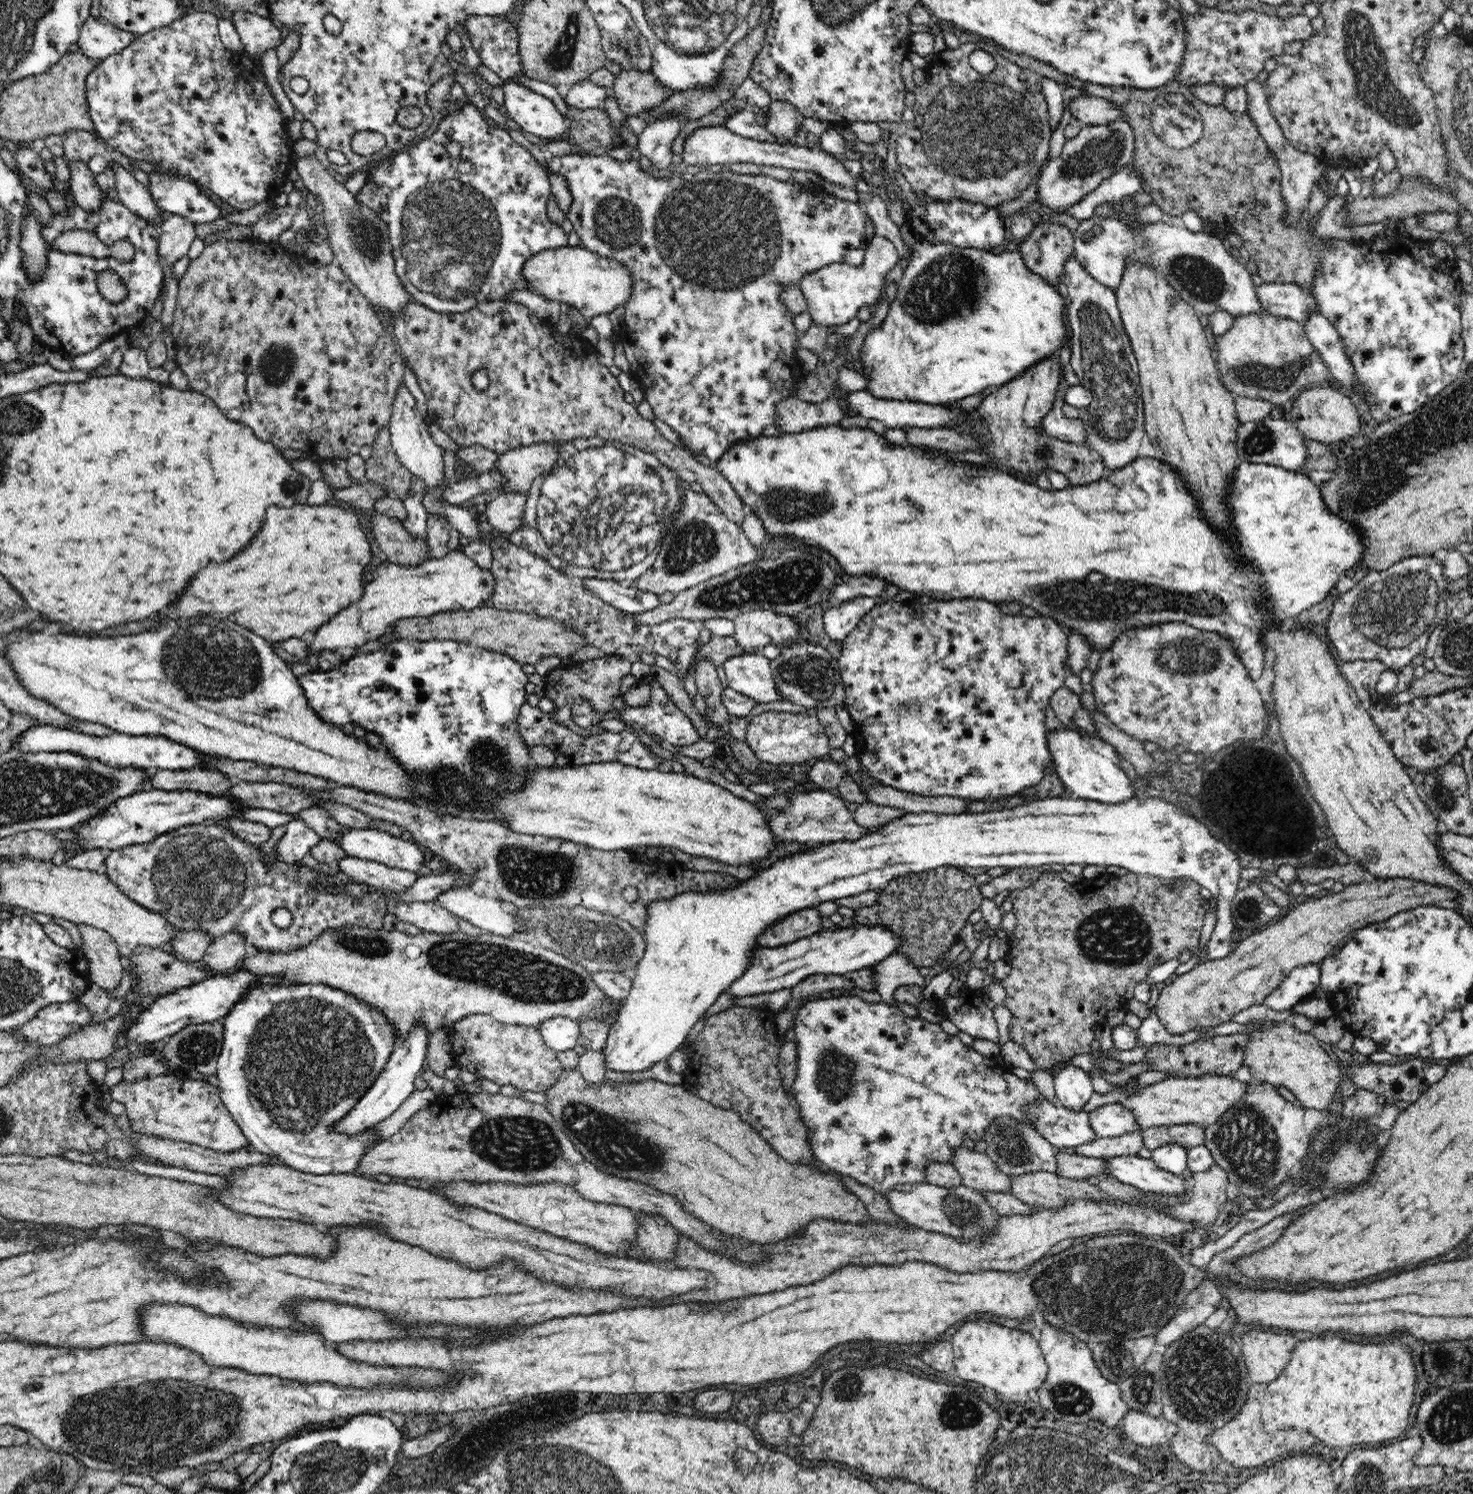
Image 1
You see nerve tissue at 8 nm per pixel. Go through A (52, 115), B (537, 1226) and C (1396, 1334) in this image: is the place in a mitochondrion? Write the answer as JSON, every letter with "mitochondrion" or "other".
{"A":"other","B":"other","C":"other"}

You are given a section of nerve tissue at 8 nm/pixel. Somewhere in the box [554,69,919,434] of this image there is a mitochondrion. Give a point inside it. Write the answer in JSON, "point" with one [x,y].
{"point":[718,233]}

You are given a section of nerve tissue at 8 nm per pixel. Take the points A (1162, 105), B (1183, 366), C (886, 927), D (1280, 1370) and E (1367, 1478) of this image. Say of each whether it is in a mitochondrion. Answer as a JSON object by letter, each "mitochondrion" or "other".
{"A":"mitochondrion","B":"other","C":"other","D":"other","E":"mitochondrion"}

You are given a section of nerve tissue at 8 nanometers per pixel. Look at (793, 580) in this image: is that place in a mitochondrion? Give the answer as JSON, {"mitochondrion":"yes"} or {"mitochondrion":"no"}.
{"mitochondrion":"yes"}

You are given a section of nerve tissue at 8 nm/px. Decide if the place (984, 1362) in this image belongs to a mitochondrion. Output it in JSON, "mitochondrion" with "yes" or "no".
{"mitochondrion":"no"}

